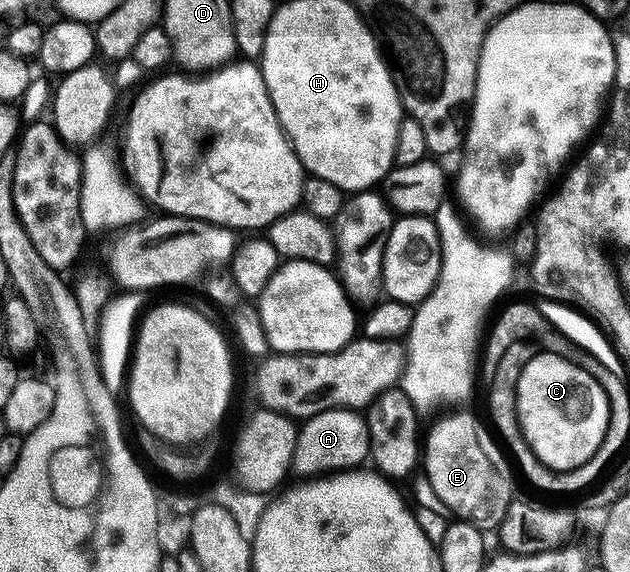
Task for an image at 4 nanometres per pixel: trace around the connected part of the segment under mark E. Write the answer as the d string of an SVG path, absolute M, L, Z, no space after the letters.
M450 414L447 418L442 418L438 423L435 424L434 427L430 430L430 435L425 435L424 438L424 466L426 462L426 478L430 481L430 490L435 494L436 497L439 498L440 501L443 502L444 505L447 506L448 509L454 513L453 517L455 519L470 522L477 530L483 532L494 532L497 531L498 527L501 526L502 521L504 520L504 512L508 512L508 504L510 502L515 501L516 494L514 494L514 490L510 487L510 482L505 478L504 475L498 471L498 466L496 463L490 459L490 454L486 451L486 446L482 443L482 434L478 431L478 422L473 418L470 414Z

